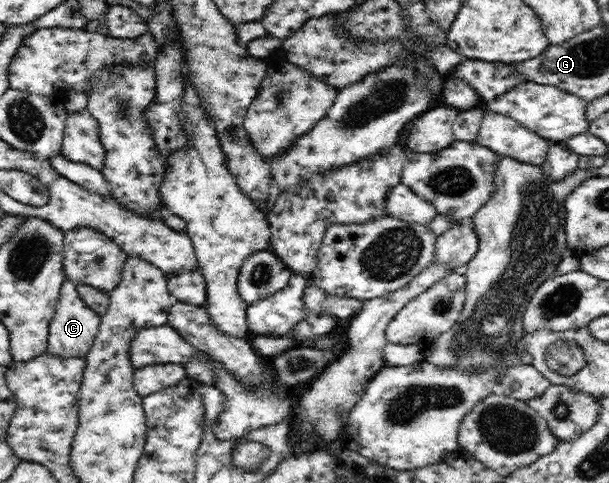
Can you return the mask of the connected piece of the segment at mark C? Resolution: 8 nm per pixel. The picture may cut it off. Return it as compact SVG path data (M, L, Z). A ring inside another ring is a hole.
M65 273L54 317L50 323L48 352L64 357L86 357L96 334L99 332L101 319L102 316L96 310L86 306L84 301L82 301L82 298L78 295L77 285L69 277L66 277Z

